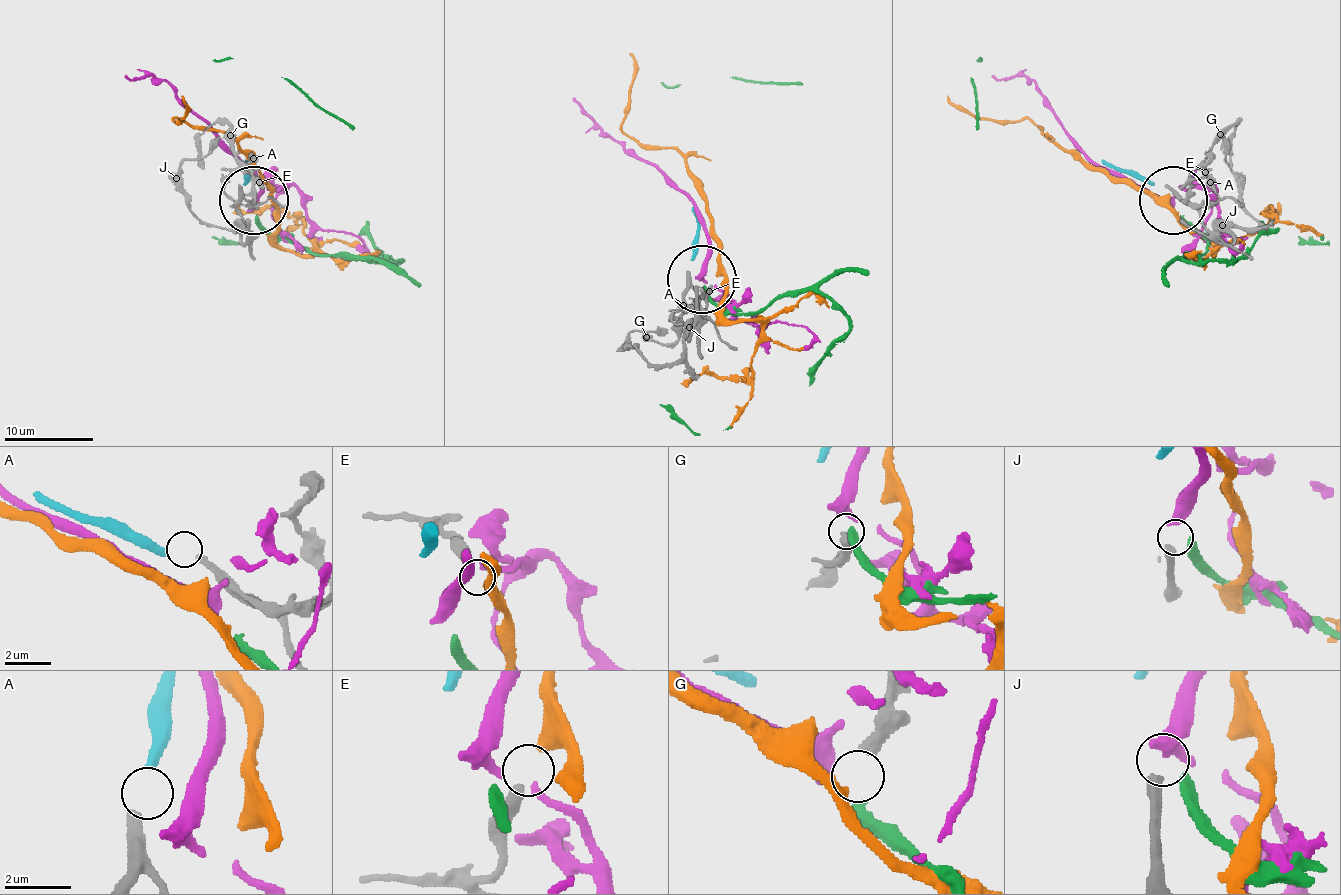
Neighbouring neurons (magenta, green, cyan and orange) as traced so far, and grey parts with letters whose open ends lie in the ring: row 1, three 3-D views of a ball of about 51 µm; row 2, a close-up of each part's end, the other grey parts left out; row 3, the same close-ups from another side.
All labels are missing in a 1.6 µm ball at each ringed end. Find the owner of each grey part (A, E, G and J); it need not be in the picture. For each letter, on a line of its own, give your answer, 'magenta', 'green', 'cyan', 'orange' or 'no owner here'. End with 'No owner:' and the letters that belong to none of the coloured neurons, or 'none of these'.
A: cyan
E: orange
G: green
J: magenta
No owner: none of these

